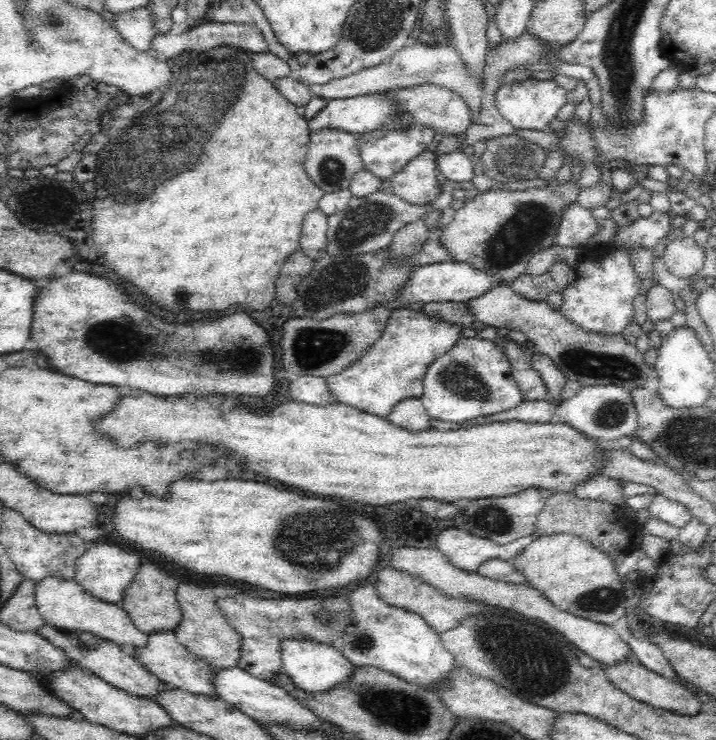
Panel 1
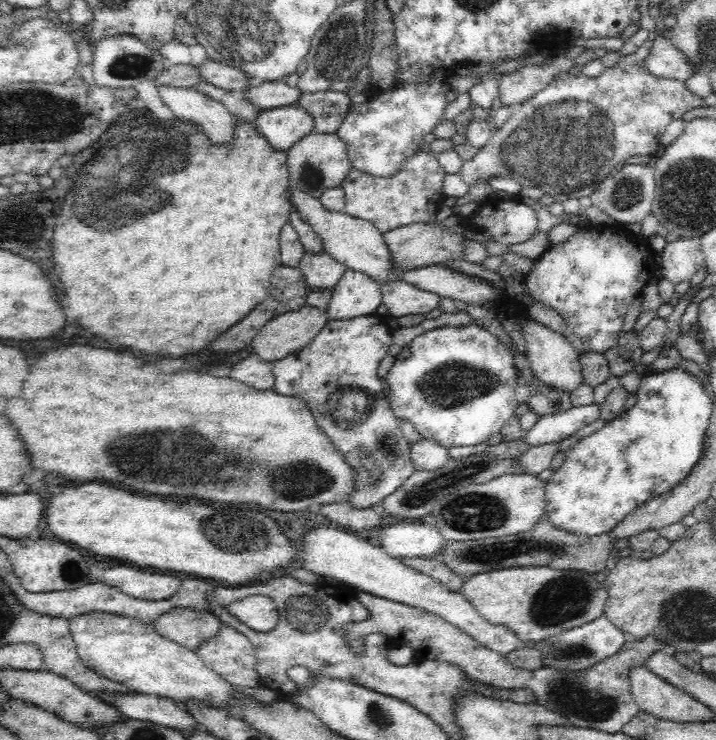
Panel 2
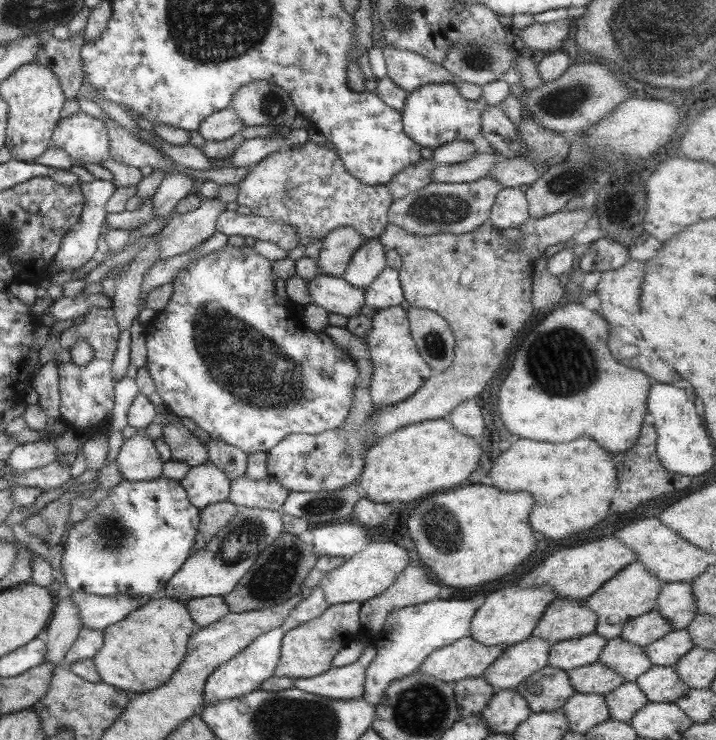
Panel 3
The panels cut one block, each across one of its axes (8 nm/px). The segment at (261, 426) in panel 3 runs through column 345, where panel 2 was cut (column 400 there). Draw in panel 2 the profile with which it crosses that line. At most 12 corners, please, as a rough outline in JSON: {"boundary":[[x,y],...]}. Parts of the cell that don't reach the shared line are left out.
{"boundary":[[476,324],[424,332],[387,376],[392,411],[448,450],[520,404],[516,351]]}

